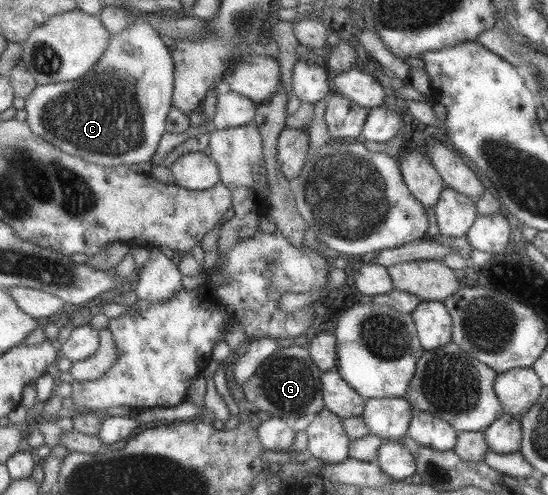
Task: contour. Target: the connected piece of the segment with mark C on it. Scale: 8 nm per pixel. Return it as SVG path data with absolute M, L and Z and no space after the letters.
M134 22L120 33L109 34L104 53L79 82L36 84L23 108L31 132L67 155L98 166L150 161L165 132L173 90L173 61L160 37L149 23Z

